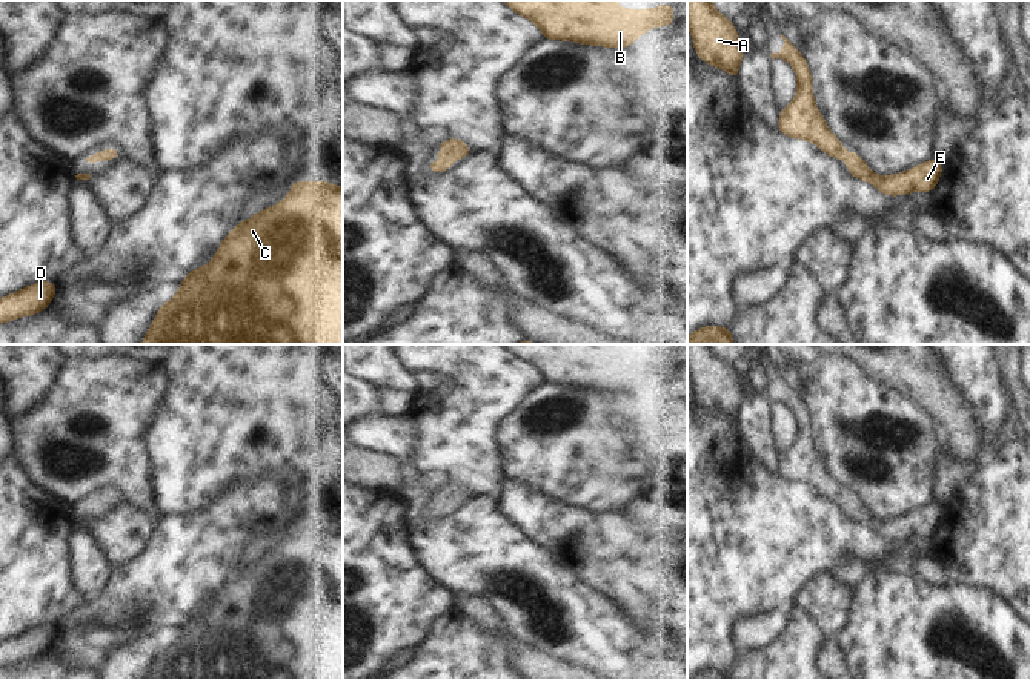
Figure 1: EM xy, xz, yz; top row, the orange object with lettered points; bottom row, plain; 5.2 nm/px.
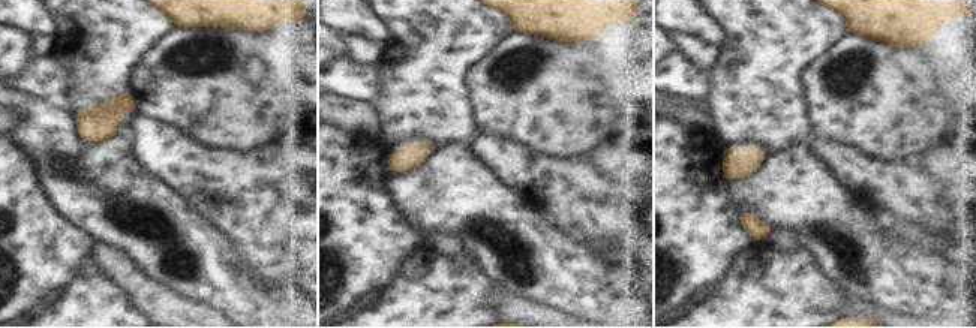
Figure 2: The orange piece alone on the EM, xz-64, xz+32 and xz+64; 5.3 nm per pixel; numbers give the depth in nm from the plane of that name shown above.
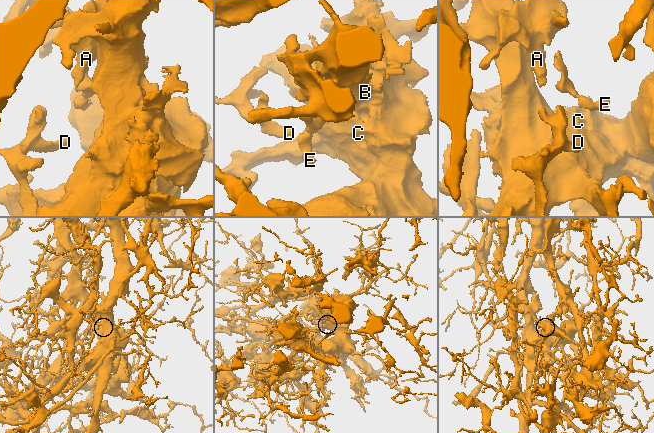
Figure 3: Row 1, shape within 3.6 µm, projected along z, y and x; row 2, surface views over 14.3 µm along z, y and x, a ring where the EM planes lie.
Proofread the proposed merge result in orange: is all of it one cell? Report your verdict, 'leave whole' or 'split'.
leave whole

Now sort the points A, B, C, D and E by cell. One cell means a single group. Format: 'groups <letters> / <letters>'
groups A B C D E

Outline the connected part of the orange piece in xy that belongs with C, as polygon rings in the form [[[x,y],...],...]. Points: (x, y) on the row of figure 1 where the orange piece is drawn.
[[[294,181],[287,198],[238,223],[220,244],[211,263],[191,270],[180,283],[178,293],[160,306],[140,344],[343,344],[343,189],[326,181]]]

